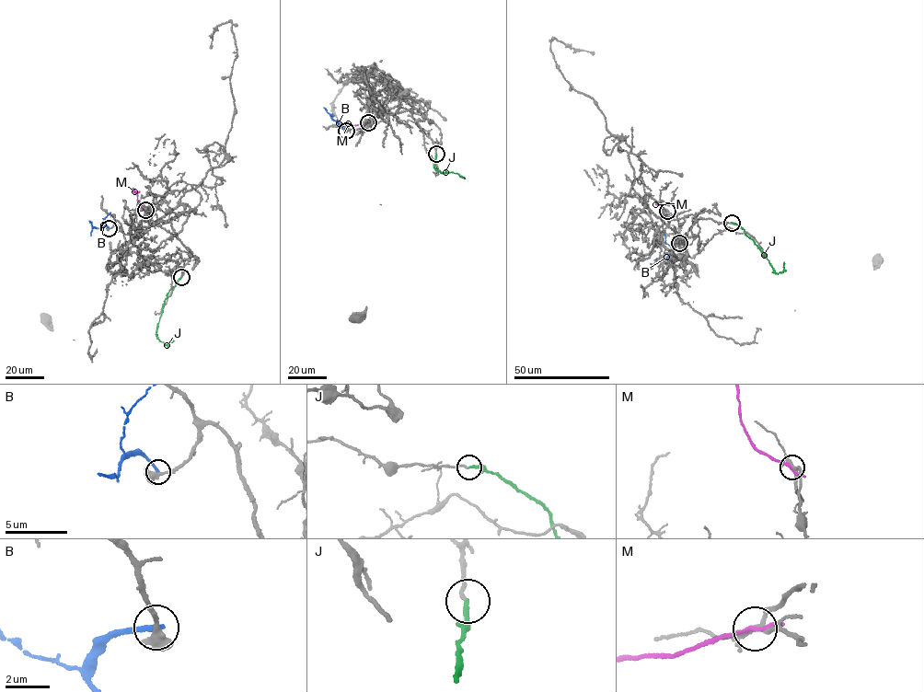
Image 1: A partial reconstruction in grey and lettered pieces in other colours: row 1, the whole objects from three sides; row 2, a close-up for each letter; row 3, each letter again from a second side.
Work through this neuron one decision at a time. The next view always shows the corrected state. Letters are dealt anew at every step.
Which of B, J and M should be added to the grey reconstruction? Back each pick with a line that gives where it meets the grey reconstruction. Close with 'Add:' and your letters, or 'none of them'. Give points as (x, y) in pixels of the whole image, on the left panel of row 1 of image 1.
Add: none of them

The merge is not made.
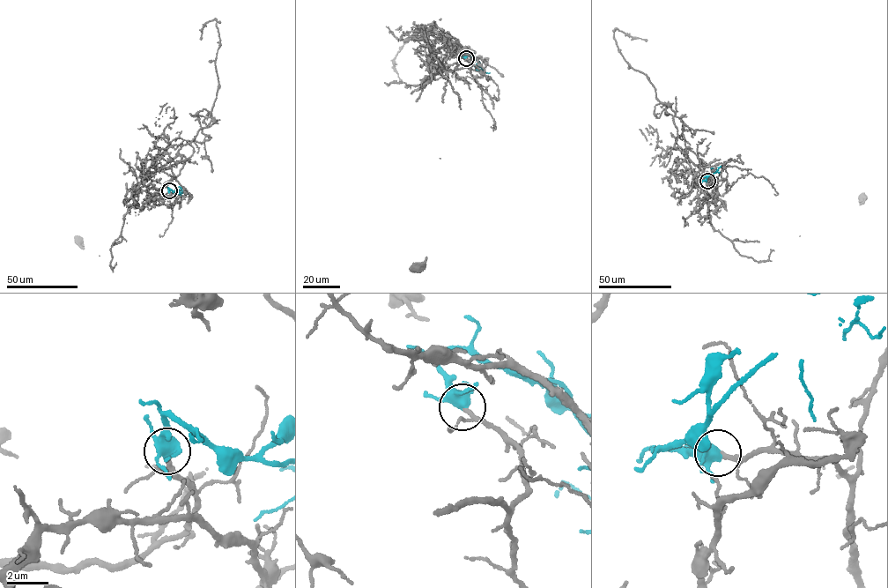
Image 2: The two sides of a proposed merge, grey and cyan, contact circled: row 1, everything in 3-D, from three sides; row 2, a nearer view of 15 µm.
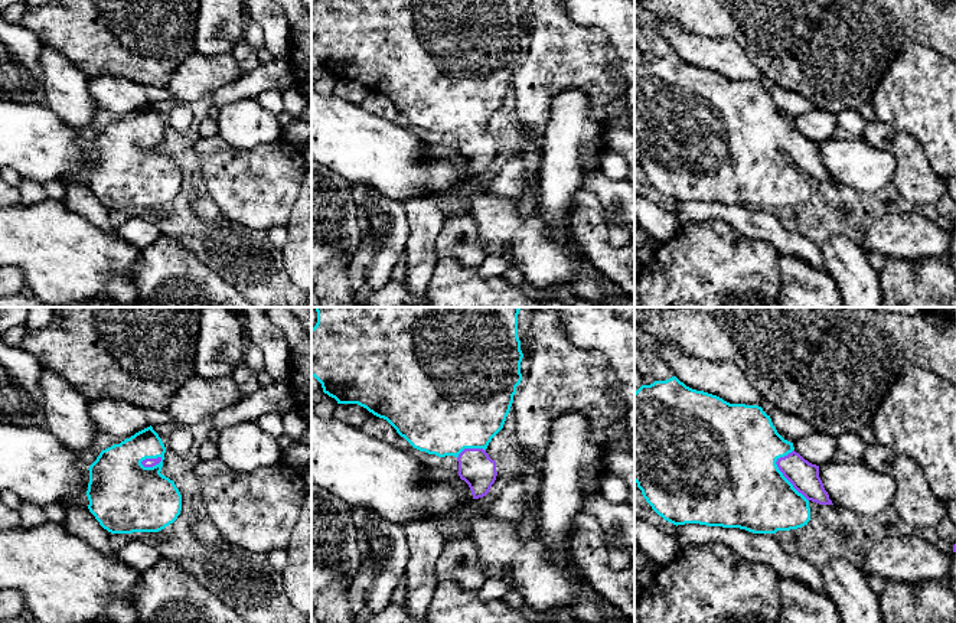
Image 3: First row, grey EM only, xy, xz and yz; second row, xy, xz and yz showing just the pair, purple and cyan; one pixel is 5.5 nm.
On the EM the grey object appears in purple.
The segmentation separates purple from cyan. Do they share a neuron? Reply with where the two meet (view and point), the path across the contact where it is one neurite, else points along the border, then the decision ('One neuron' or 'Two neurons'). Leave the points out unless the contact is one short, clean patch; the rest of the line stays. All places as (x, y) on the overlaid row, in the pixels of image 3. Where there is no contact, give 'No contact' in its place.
Touches purple at yz (782, 472). Path across: yz (805, 478), (788, 478), (782, 472), (770, 483), (738, 483). One neuron

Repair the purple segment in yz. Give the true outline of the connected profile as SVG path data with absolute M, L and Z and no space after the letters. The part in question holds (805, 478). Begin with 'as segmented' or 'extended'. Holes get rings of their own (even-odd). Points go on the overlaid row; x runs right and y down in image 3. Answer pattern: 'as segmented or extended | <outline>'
extended | M676 376L642 385L634 392L634 482L652 509L673 525L699 523L707 526L740 528L753 534L776 534L797 529L810 521L809 502L833 505L819 477L819 466L809 463L795 451L793 443L784 440L758 405L730 404L722 398L686 386Z

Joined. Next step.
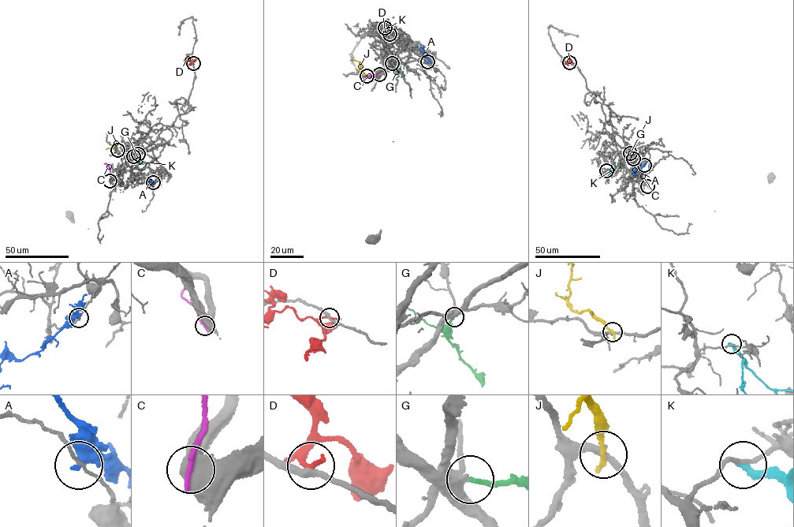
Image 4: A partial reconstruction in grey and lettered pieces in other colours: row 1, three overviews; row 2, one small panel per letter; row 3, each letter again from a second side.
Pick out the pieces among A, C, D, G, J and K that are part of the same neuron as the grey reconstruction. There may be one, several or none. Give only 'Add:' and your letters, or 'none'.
Add: G

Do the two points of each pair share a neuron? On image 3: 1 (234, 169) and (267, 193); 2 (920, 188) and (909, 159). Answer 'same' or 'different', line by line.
1: same
2: same

